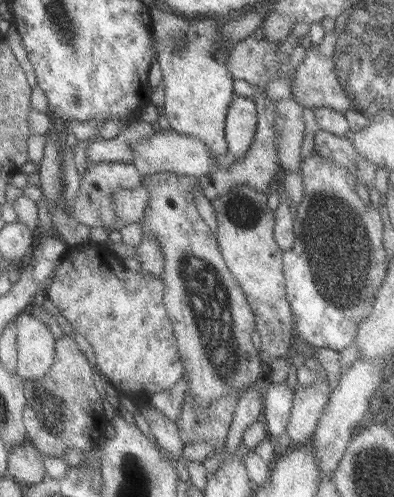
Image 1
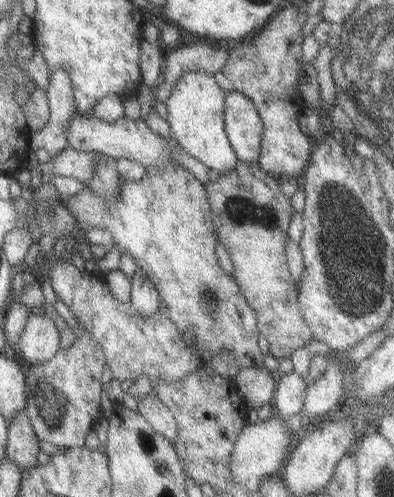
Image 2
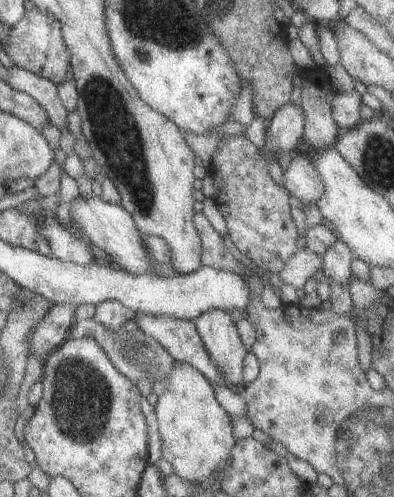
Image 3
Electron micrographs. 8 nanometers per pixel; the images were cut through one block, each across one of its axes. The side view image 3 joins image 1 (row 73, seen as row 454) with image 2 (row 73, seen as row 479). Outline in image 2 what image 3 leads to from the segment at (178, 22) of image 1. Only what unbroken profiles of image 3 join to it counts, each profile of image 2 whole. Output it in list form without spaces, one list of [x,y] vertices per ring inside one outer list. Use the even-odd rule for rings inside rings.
[[[187,70],[177,78],[175,88],[171,88],[169,98],[165,100],[167,108],[167,124],[171,128],[171,138],[183,148],[185,154],[207,166],[207,170],[215,170],[219,174],[229,172],[239,162],[225,134],[225,92],[217,86],[215,78],[207,72]]]

